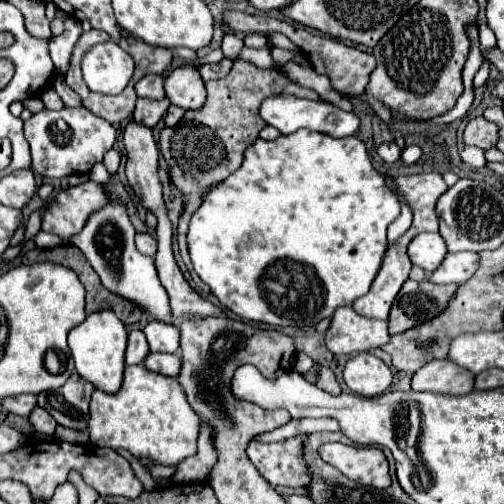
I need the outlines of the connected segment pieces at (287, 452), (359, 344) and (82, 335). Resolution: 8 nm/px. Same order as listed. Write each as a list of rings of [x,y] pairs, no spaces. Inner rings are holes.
[[[298,434],[294,438],[268,444],[250,440],[248,458],[272,486],[282,484],[292,488],[308,488],[312,476],[302,456],[304,440],[306,434]]]
[[[352,306],[338,308],[326,332],[326,348],[336,356],[368,352],[370,348],[388,344],[388,340],[390,334],[386,320],[360,316]]]
[[[94,312],[86,316],[86,320],[72,328],[68,334],[68,346],[72,350],[72,358],[76,362],[76,370],[82,378],[92,382],[98,390],[116,392],[122,386],[122,370],[124,370],[124,350],[126,350],[128,332],[126,326],[118,320],[114,312]]]

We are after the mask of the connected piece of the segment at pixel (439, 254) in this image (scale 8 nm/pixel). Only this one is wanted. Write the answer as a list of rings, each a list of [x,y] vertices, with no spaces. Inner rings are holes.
[[[438,232],[418,234],[408,246],[408,256],[412,264],[424,268],[426,272],[434,272],[442,264],[446,252],[446,244]]]

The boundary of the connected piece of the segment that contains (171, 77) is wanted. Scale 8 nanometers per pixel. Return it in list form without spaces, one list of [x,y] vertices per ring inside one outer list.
[[[182,64],[172,70],[164,82],[164,90],[166,98],[184,110],[200,108],[206,100],[204,80],[194,64]]]

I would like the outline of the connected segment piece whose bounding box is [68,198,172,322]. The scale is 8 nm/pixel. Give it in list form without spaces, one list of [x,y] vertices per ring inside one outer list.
[[[110,198],[108,204],[104,208],[100,208],[100,212],[92,212],[92,216],[88,218],[88,224],[68,242],[82,250],[82,254],[88,258],[88,262],[92,264],[96,274],[100,276],[102,284],[110,292],[114,292],[122,298],[134,300],[146,312],[154,314],[158,320],[172,322],[172,314],[168,308],[168,294],[158,280],[154,260],[136,250],[134,234],[136,232],[134,232],[130,218],[128,218],[126,204],[118,198]]]

